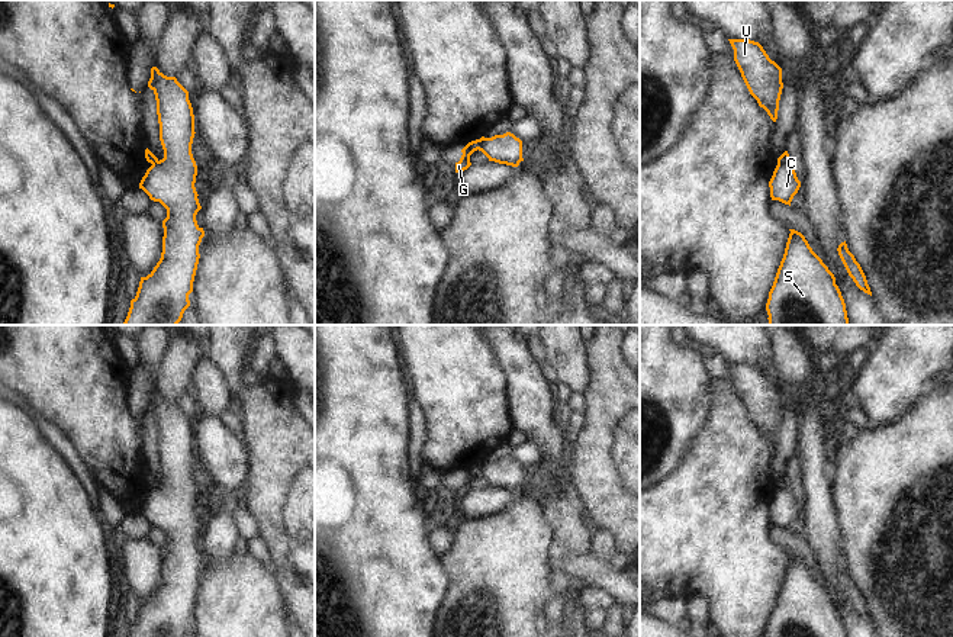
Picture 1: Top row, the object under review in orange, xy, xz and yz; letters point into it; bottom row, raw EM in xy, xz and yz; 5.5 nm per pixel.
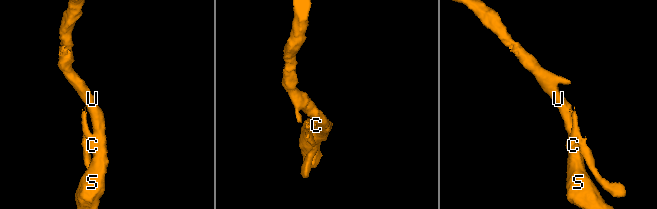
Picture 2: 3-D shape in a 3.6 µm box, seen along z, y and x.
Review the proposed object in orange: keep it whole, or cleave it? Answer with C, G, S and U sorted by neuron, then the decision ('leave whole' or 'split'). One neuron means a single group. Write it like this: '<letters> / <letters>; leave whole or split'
C S U / G; split

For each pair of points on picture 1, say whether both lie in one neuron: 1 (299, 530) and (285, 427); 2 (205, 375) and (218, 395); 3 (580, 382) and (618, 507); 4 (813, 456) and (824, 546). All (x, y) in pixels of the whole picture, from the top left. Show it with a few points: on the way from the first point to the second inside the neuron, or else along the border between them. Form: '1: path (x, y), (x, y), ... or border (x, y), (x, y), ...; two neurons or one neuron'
1: border (299, 469), (292, 479), (283, 512); two neurons
2: path (206, 379), (213, 391); one neuron
3: border (586, 357), (588, 386), (582, 392); two neurons
4: path (813, 478), (818, 489), (821, 524); one neuron

